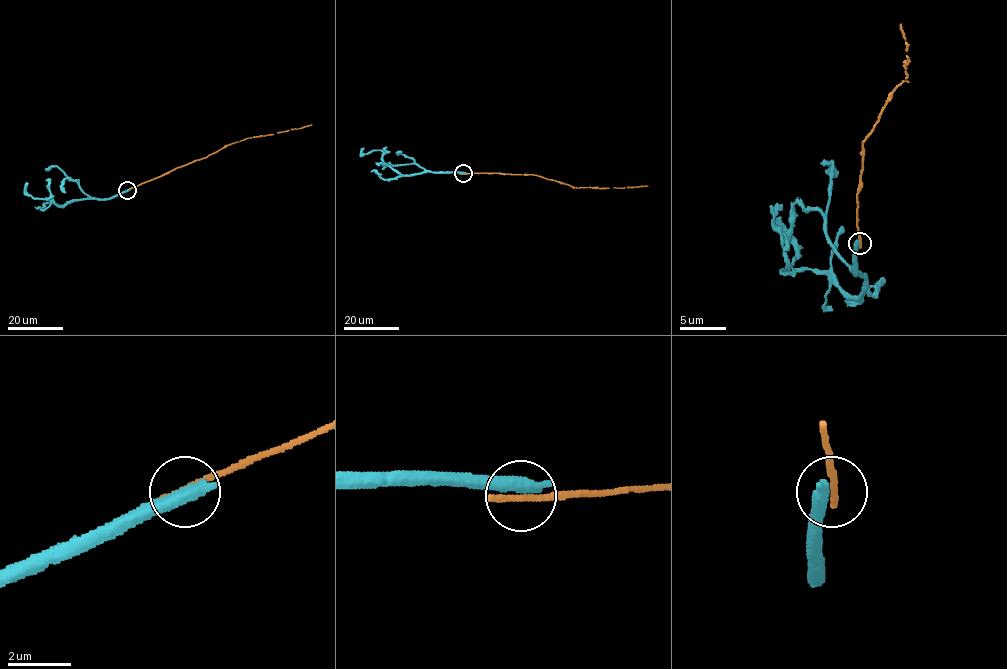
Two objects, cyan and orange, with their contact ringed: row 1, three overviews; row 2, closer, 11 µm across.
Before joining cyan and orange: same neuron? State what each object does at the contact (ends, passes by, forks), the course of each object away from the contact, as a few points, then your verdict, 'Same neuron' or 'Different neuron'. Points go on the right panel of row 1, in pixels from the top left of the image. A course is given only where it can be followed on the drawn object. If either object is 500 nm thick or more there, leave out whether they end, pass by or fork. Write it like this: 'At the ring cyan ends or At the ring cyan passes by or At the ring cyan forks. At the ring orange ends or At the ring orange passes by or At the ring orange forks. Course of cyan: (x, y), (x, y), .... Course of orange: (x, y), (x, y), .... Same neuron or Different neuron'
Course of cyan: (859, 244), (857, 296), (813, 269), (781, 273), (795, 253), (774, 218). Course of orange: (859, 244), (857, 196), (864, 141), (880, 120), (889, 95), (907, 77), (905, 63), (909, 61), (900, 24). Different neuron

